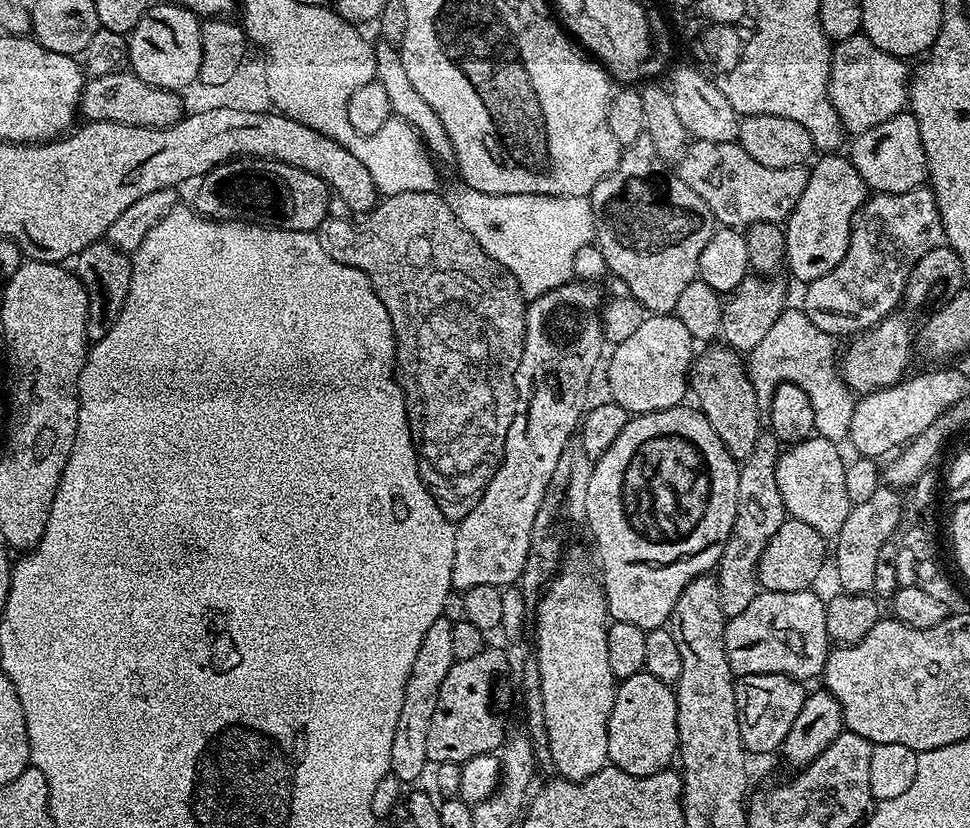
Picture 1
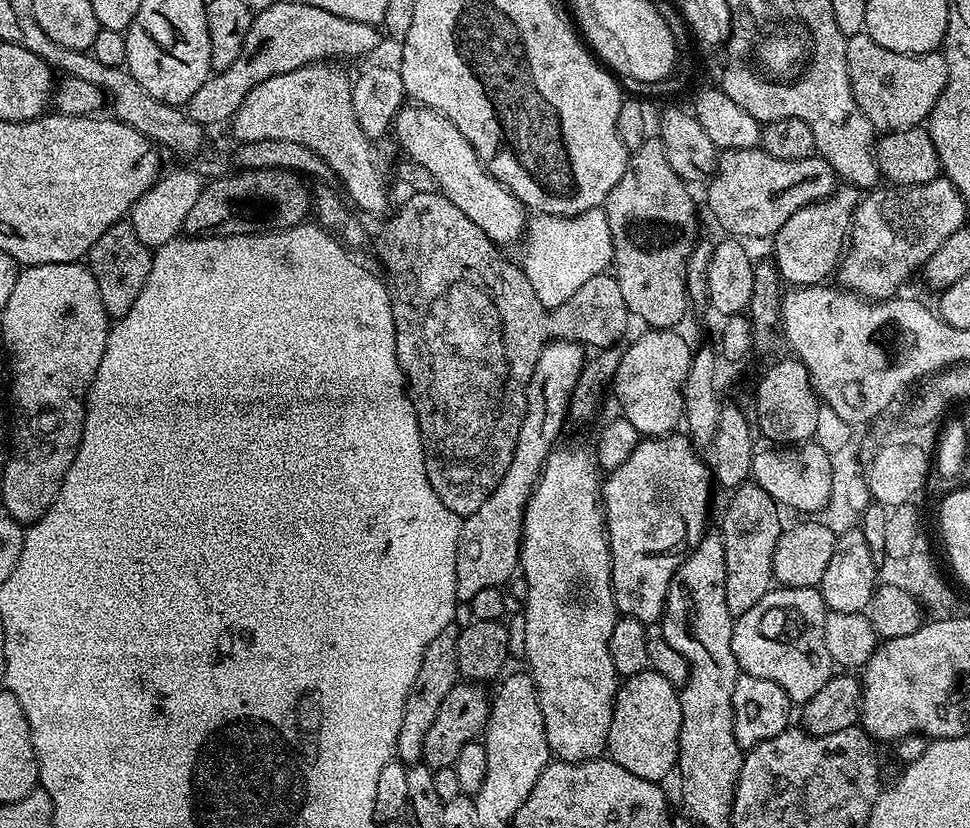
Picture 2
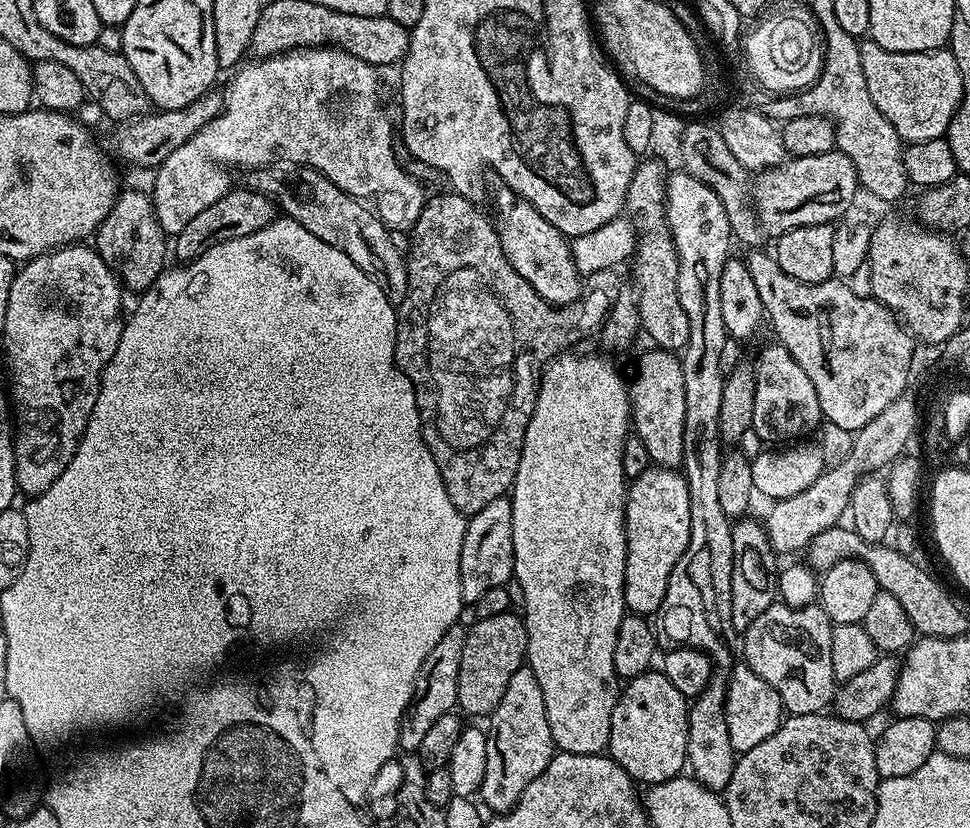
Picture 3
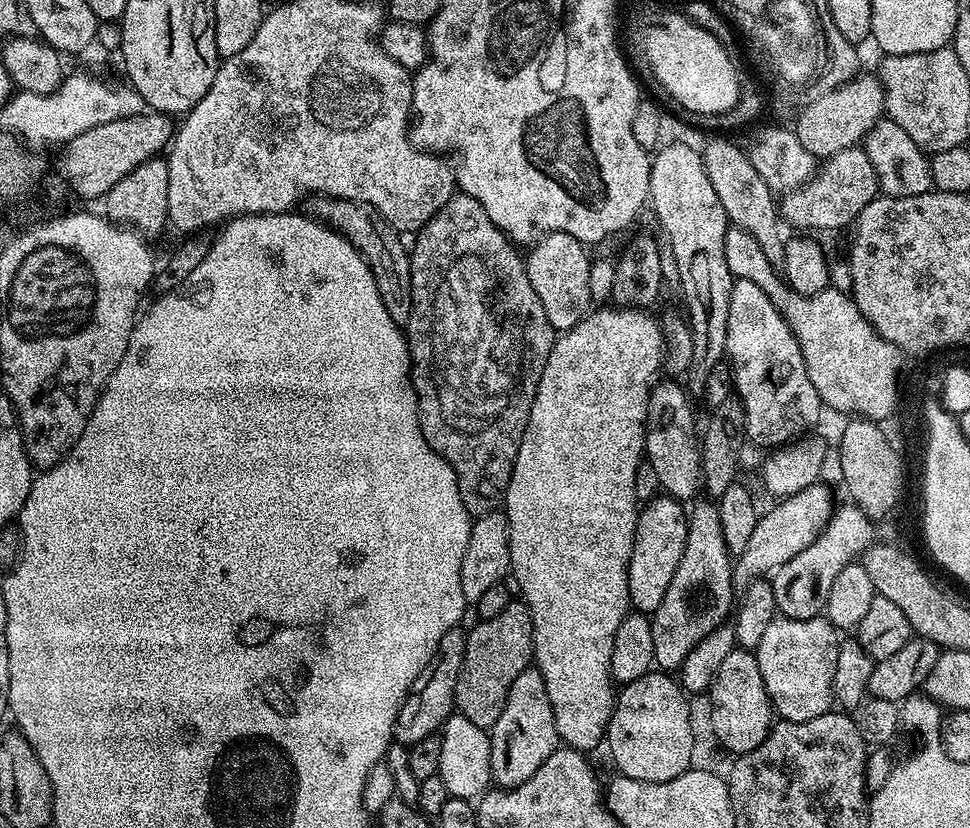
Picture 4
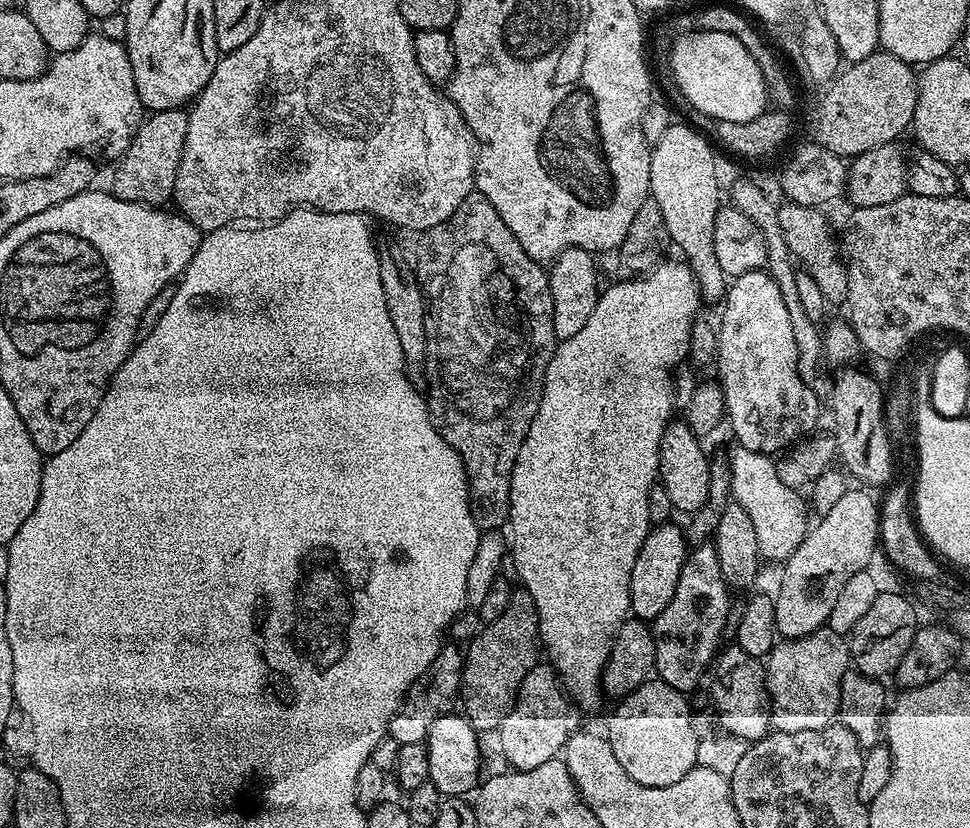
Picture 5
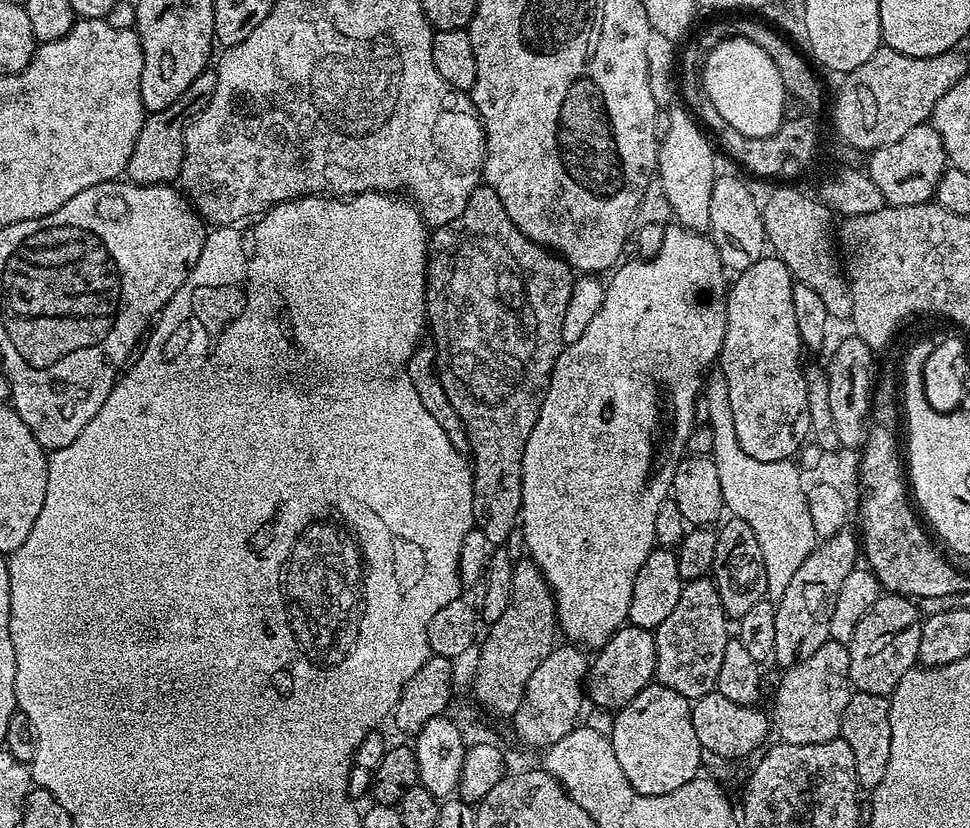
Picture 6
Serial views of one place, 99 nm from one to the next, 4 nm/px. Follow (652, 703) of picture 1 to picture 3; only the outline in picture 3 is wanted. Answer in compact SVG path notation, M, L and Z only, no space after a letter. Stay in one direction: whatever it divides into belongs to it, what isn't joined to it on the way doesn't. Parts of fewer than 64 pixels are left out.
M649 670L623 685L622 691L617 695L614 714L610 718L610 738L606 749L607 755L632 776L633 781L644 786L661 784L667 780L681 775L685 771L688 759L688 714L689 701L664 676L663 671Z

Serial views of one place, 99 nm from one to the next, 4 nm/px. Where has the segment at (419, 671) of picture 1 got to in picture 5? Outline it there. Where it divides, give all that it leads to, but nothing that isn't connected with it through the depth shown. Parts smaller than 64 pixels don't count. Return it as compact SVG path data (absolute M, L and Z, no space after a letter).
M445 643L440 653L430 662L430 666L410 686L399 710L388 723L388 735L402 744L424 744L434 718L447 716L453 711L452 703L457 703L460 695L460 675L464 669L464 652L454 645Z

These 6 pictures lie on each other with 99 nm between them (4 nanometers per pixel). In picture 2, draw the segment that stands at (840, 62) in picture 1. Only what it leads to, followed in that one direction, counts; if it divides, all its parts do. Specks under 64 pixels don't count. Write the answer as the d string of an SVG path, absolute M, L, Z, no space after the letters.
M865 31L848 37L846 62L854 102L858 102L862 114L870 118L872 127L880 134L921 127L934 110L948 81L948 67L939 51L921 56L898 54L886 50L886 46L878 46L878 42Z

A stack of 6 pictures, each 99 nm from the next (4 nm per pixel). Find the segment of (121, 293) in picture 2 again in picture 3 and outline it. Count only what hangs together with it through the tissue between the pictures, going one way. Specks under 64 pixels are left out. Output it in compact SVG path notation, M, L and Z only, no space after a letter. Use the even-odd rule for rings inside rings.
M121 191L116 197L110 214L101 222L94 233L96 253L120 277L121 285L133 294L147 290L156 281L160 273L165 271L164 255L169 255L170 248L166 245L166 237L160 228L156 211L152 205L152 197L147 191ZM96 240L96 241L95 241Z

